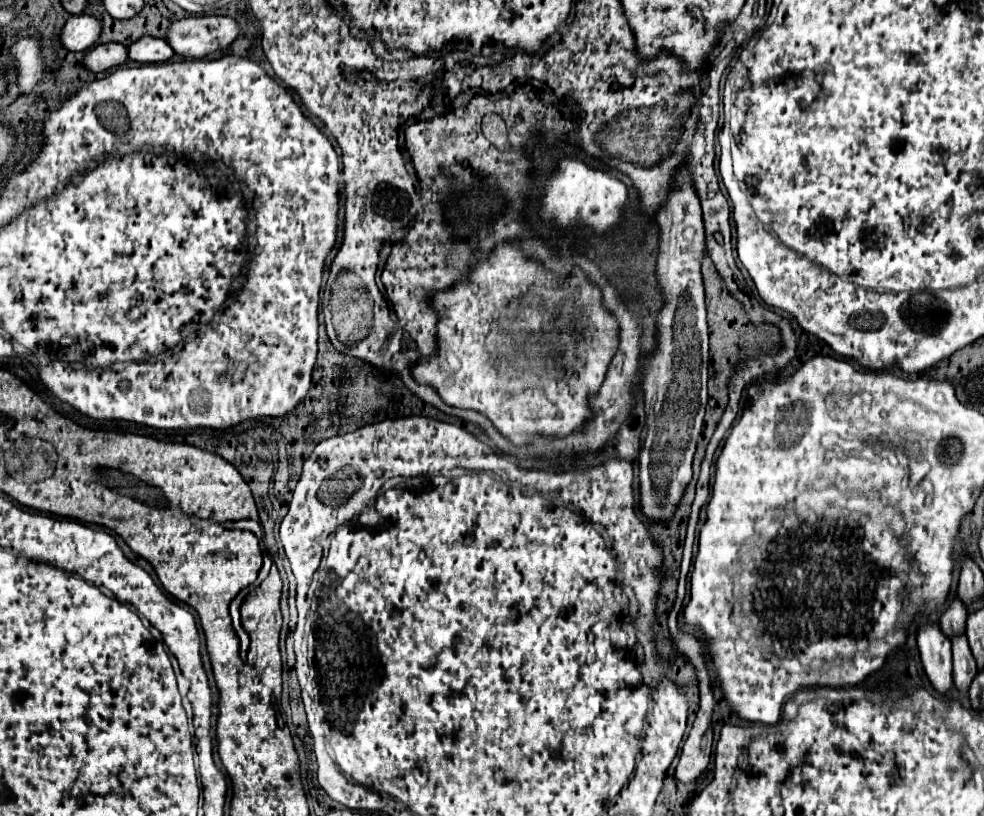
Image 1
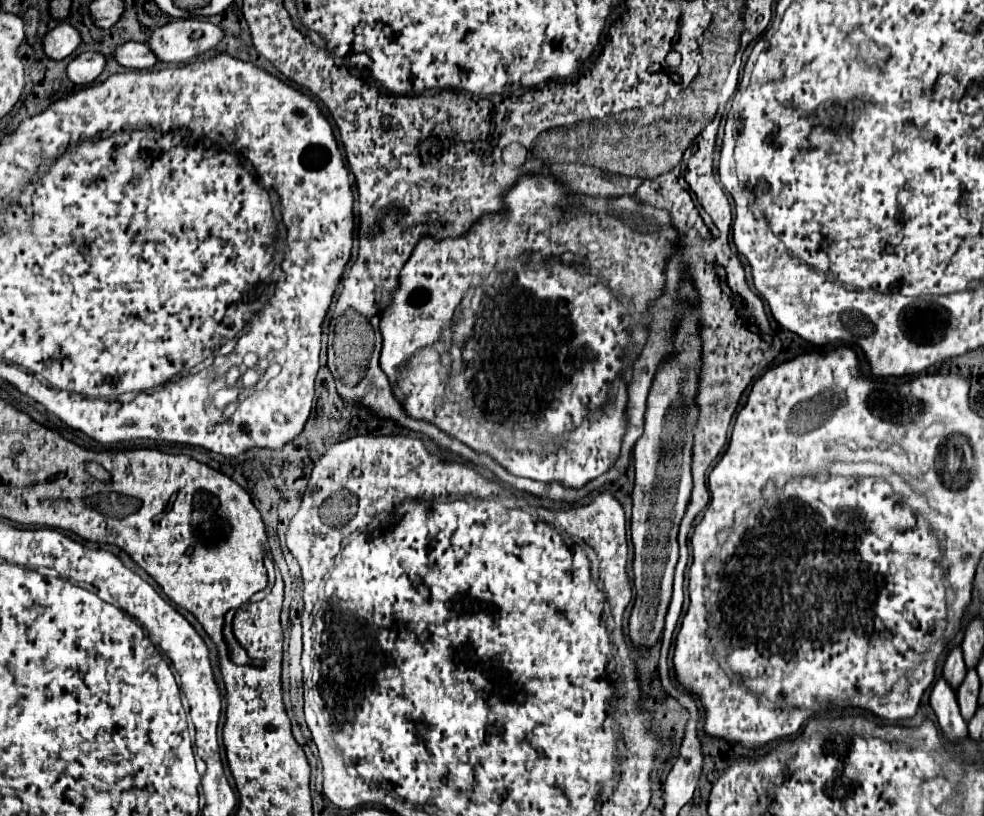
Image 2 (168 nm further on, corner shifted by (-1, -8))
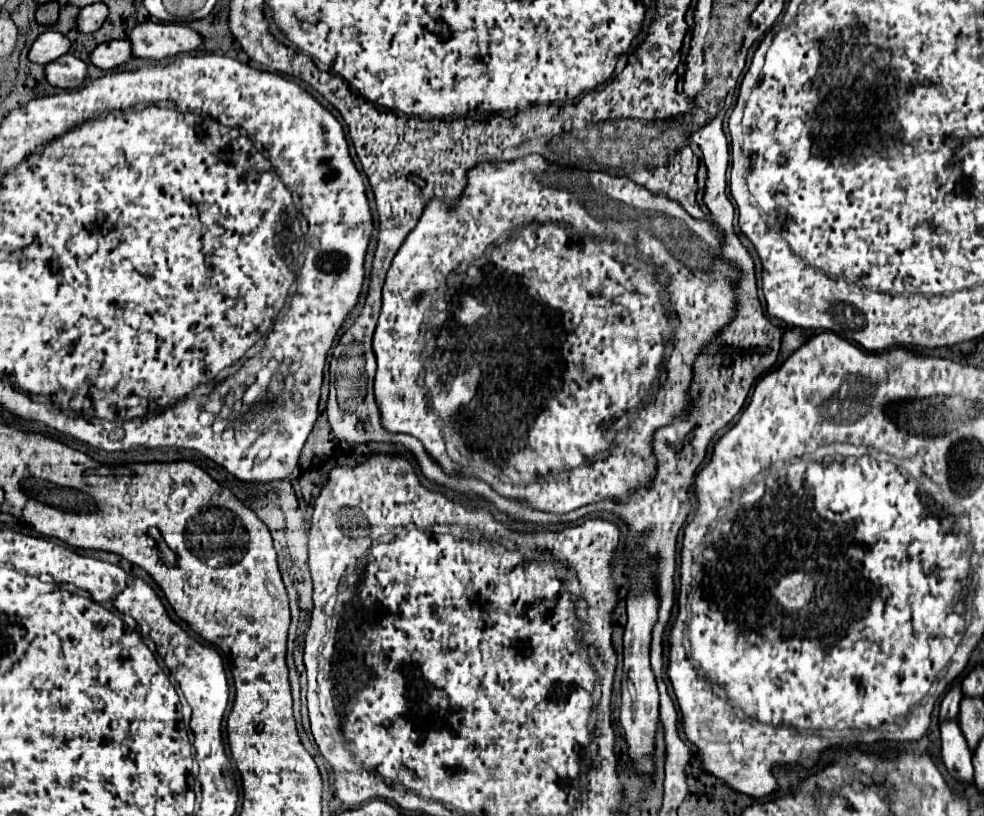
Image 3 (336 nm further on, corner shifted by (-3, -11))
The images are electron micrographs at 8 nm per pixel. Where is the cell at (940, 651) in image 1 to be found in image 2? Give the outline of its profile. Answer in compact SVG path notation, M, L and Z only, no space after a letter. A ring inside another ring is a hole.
M943 677L935 681L929 703L937 715L941 731L949 741L957 741L967 735L967 721L959 713L955 689Z

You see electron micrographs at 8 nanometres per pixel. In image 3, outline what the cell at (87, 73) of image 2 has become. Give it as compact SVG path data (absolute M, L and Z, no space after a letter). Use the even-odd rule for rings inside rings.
M63 54L59 60L53 60L51 64L45 64L45 78L51 86L73 90L79 88L85 80L87 64L73 54Z

